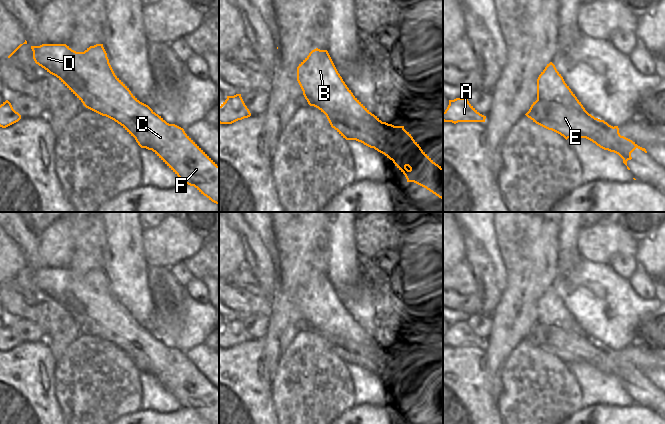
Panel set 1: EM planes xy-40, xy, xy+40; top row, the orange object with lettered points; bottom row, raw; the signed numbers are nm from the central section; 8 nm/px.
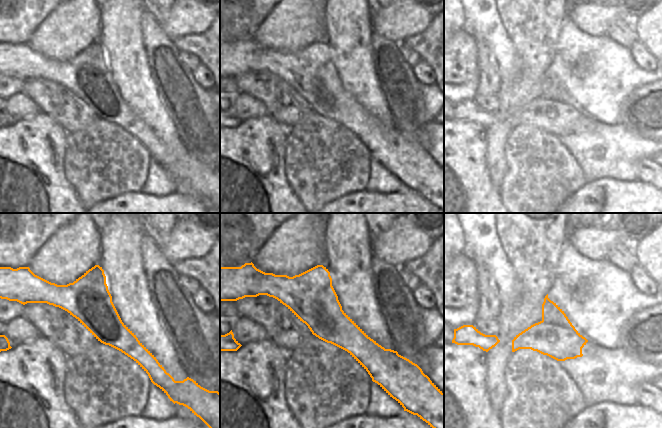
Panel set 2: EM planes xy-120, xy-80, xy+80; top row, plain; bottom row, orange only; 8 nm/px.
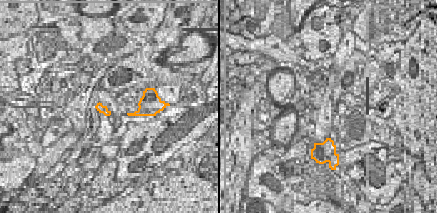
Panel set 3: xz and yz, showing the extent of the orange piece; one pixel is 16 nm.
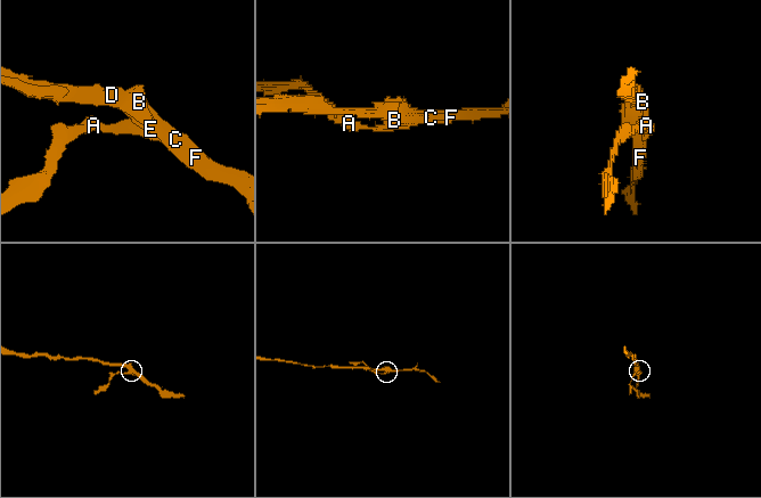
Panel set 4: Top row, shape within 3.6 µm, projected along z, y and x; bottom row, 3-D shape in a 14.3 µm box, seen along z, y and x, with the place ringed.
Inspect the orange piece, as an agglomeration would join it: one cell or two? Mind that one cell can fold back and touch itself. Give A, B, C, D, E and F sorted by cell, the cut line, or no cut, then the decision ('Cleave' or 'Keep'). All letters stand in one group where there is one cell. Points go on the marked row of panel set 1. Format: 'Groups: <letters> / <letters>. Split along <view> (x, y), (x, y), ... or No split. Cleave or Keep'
Groups: A E / B C D F. Split along xy (325, 114), (342, 114), (371, 123), (377, 128), (379, 140). Cleave.

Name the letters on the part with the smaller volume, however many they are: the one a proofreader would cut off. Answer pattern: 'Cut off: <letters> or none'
Cut off: A, E

